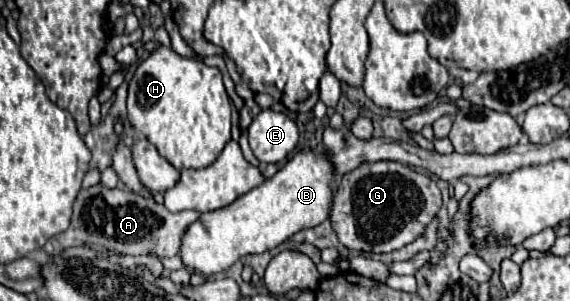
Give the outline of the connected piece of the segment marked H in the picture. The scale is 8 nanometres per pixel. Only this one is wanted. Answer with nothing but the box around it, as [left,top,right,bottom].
[128,46,232,170]

